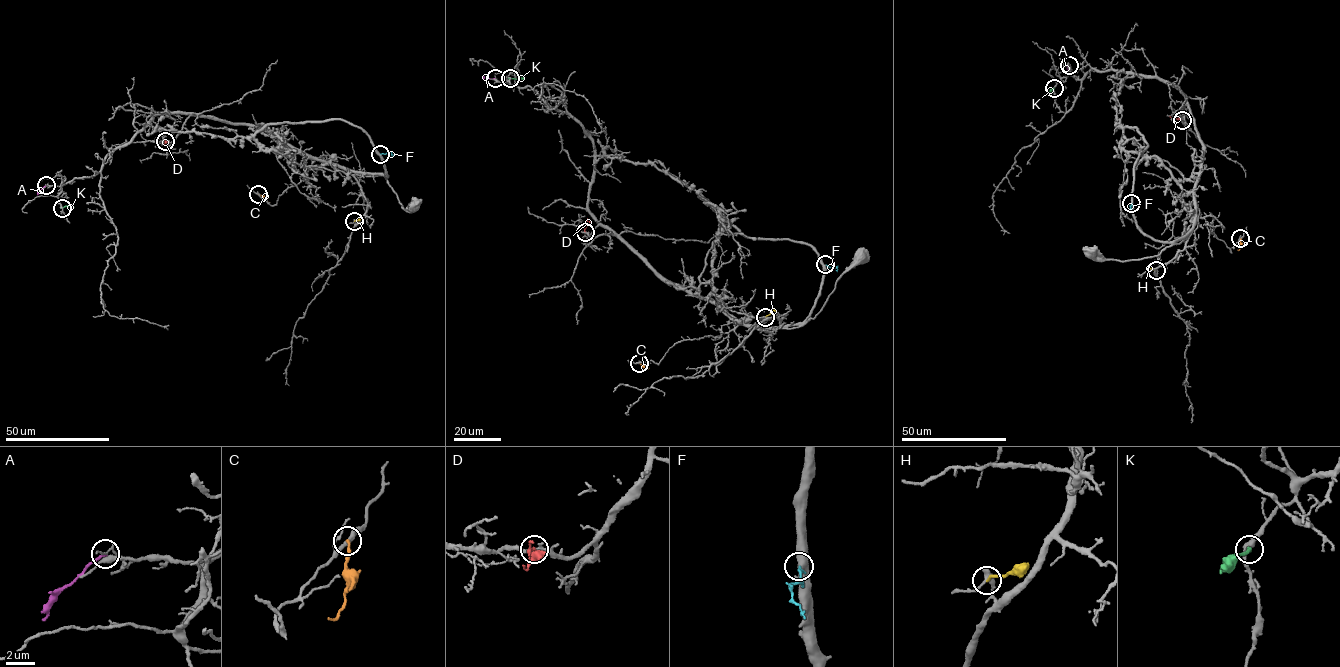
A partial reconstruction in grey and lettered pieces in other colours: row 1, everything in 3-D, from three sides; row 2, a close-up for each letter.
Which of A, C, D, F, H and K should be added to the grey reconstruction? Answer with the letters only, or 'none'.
none

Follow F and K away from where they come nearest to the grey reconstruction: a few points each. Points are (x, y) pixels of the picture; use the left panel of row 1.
F: (380, 154), (390, 153), (392, 156)
K: (62, 208), (74, 207)

